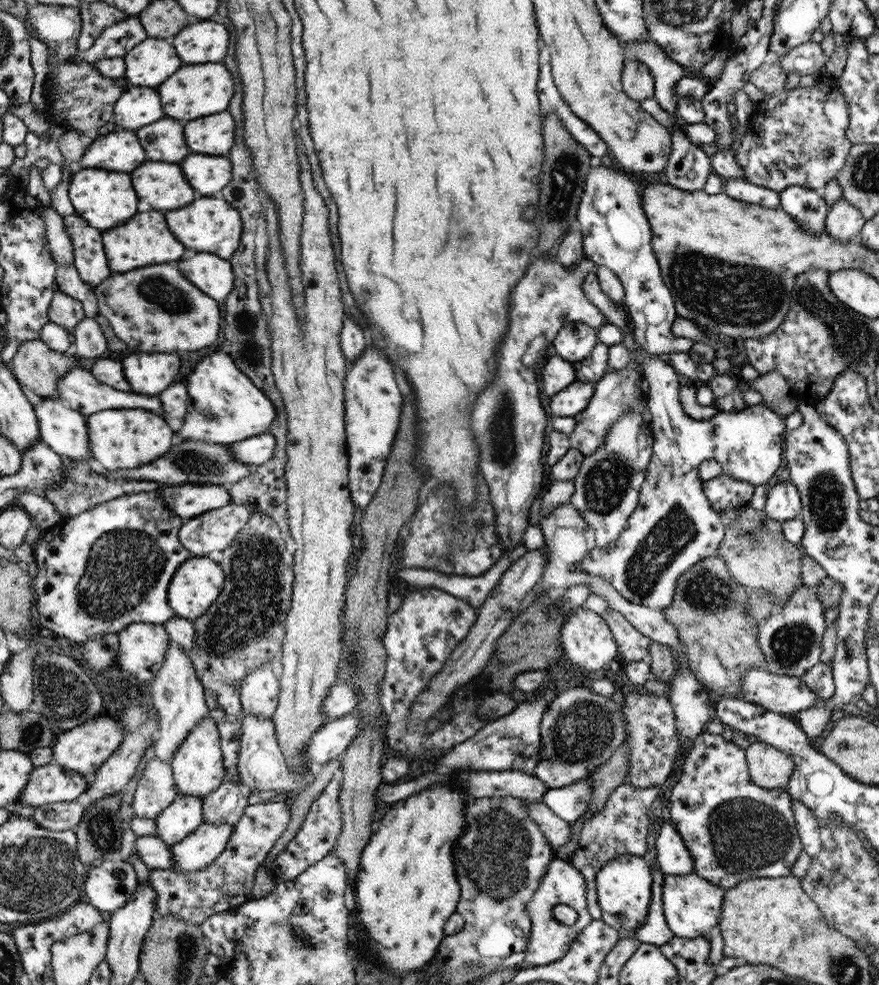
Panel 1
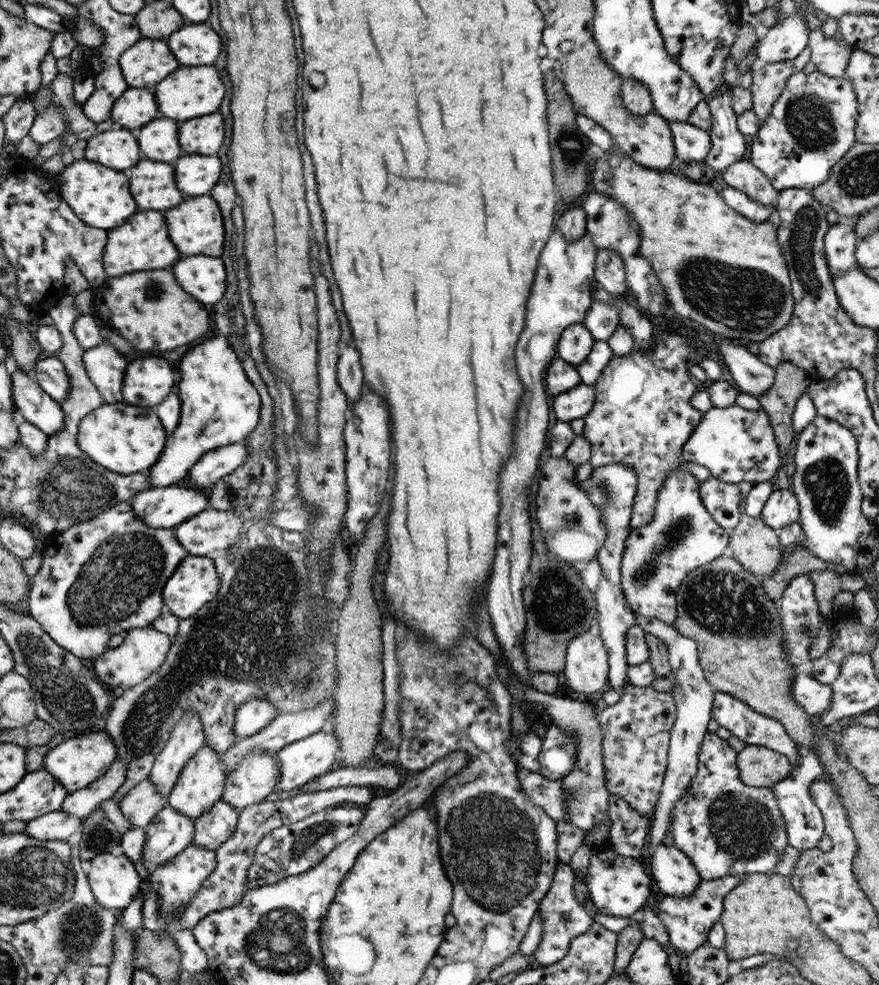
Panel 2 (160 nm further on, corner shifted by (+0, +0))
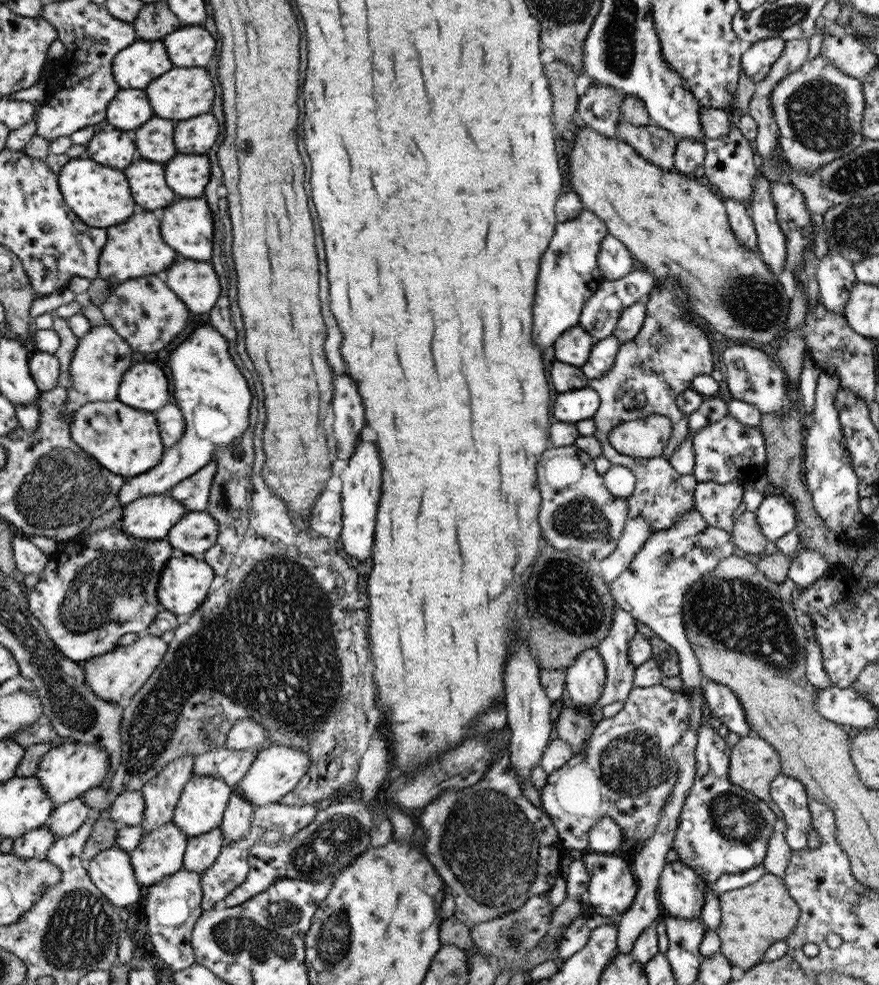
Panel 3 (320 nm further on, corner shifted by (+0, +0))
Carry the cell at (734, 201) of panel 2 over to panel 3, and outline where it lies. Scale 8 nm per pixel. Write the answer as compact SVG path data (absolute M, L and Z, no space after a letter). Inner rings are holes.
M733 198L723 199L723 201L727 210L729 225L739 244L753 250L753 252L759 252L755 224L746 205Z

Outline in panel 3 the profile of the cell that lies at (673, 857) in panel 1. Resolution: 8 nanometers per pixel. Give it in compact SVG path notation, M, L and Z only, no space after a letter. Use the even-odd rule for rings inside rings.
M679 860L668 862L659 878L659 899L662 911L690 919L701 918L708 883Z

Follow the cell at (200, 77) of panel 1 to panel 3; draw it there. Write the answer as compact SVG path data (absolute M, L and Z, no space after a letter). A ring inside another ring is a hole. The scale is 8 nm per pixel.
M171 68L166 76L154 80L146 92L150 92L150 104L154 104L154 114L166 120L184 121L210 113L212 100L219 98L219 89L210 80L205 68Z

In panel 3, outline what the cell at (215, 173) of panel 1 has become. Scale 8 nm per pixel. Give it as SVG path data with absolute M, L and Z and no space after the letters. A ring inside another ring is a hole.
M174 156L174 160L166 164L166 180L170 180L170 188L182 198L198 198L205 194L212 178L210 172L212 168L206 156Z

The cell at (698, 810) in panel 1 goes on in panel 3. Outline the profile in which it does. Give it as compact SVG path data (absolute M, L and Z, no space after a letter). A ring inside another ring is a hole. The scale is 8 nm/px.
M702 721L697 730L697 738L695 750L697 771L679 816L673 849L678 853L680 862L694 870L709 884L716 882L723 874L738 874L762 865L767 855L768 837L775 824L780 824L780 821L762 799L729 781L731 749L726 743L726 738L718 735L717 728L708 724L708 721Z

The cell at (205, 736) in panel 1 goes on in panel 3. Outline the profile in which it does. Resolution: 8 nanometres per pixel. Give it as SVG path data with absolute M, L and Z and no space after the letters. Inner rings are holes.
M193 775L181 792L173 823L188 837L214 831L223 822L233 791L221 778Z

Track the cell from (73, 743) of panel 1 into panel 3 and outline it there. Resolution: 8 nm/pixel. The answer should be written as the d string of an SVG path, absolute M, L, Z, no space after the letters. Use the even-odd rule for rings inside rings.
M73 743L54 747L38 763L38 770L35 776L45 788L49 799L53 801L53 806L74 800L86 791L97 790L100 784L104 783L109 775L108 752L100 747L86 743Z

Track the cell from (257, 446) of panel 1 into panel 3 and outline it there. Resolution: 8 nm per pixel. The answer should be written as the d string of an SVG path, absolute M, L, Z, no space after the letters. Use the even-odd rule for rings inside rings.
M212 461L201 471L190 476L187 480L182 480L174 487L170 497L182 506L186 507L188 512L203 512L209 504L209 494L215 484L213 478L218 472L216 462Z

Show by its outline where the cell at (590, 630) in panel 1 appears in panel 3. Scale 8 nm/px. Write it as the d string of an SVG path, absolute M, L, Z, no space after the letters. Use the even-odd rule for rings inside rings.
M596 648L585 650L565 672L564 701L580 709L591 708L601 700L608 673Z

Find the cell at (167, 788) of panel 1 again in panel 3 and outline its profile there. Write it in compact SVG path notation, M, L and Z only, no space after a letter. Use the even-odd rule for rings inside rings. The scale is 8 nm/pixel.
M140 790L114 796L109 806L110 819L125 822L125 826L141 826L145 818L145 797Z

